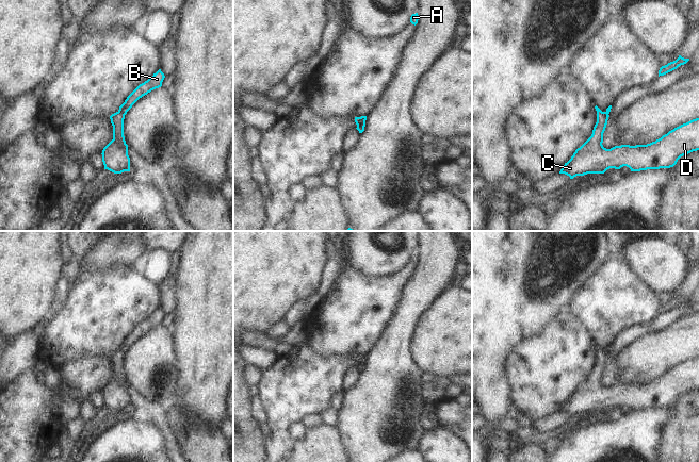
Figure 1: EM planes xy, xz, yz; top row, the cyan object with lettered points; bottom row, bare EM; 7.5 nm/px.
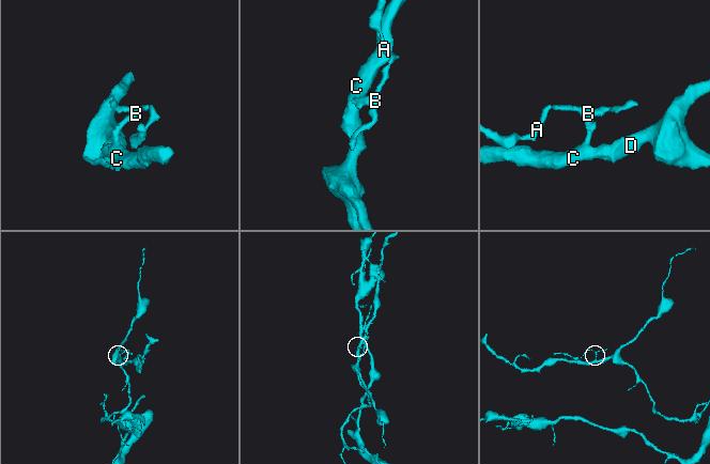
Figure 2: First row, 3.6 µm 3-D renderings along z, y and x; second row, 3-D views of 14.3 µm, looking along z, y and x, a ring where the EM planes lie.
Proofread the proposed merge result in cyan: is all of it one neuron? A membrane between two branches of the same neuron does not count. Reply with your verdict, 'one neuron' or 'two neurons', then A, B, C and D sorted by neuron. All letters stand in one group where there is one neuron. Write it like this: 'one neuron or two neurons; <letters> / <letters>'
two neurons; A B / C D

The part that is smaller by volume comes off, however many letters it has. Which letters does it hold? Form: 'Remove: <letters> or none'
Remove: A, B

